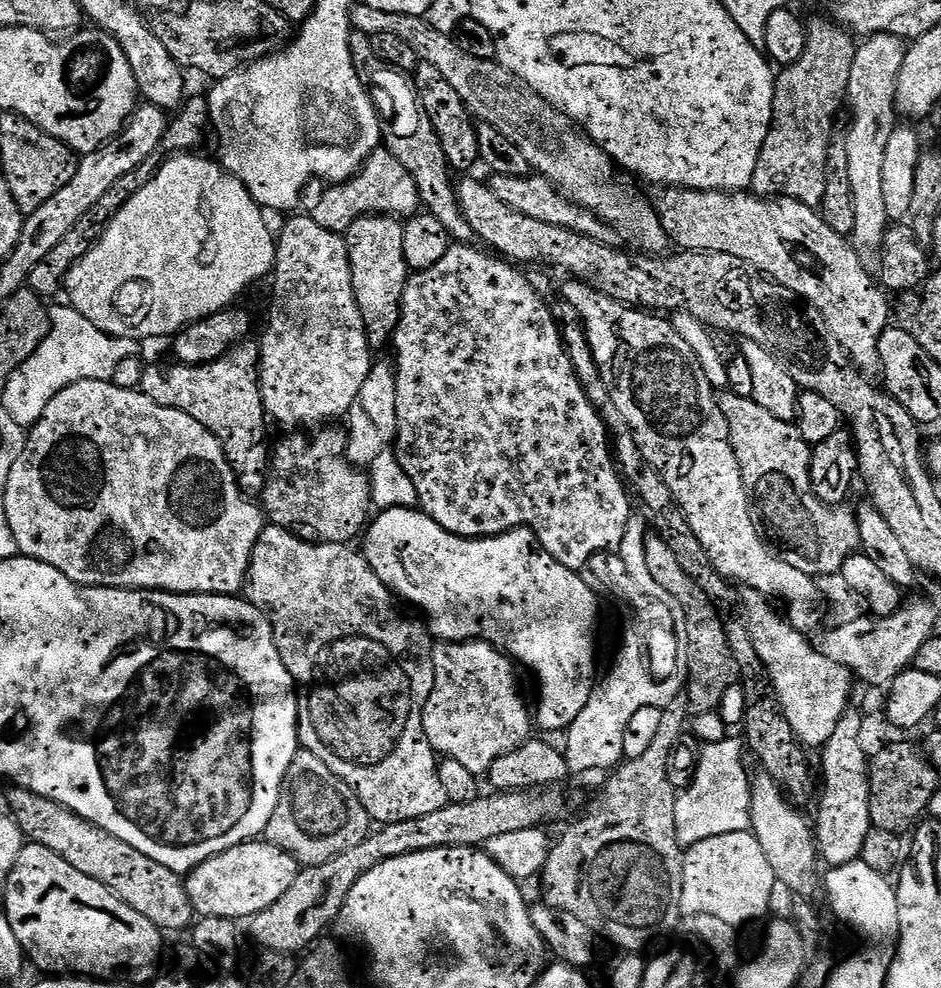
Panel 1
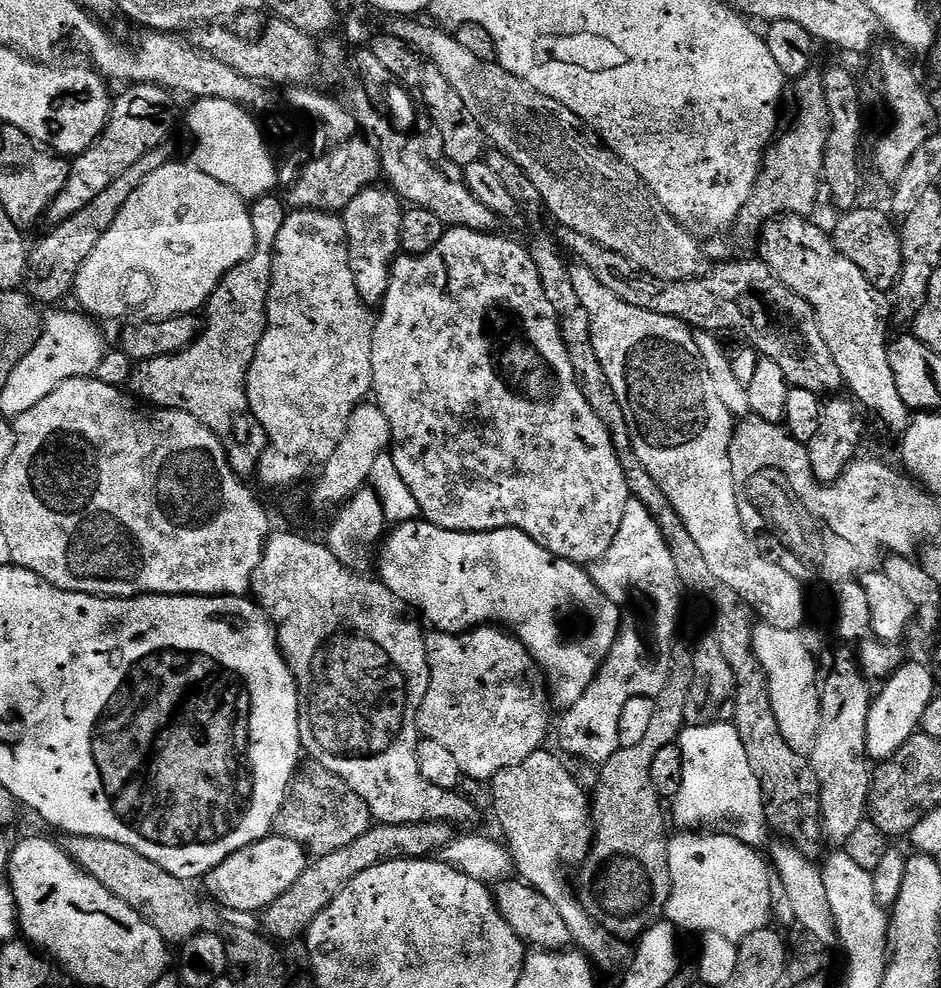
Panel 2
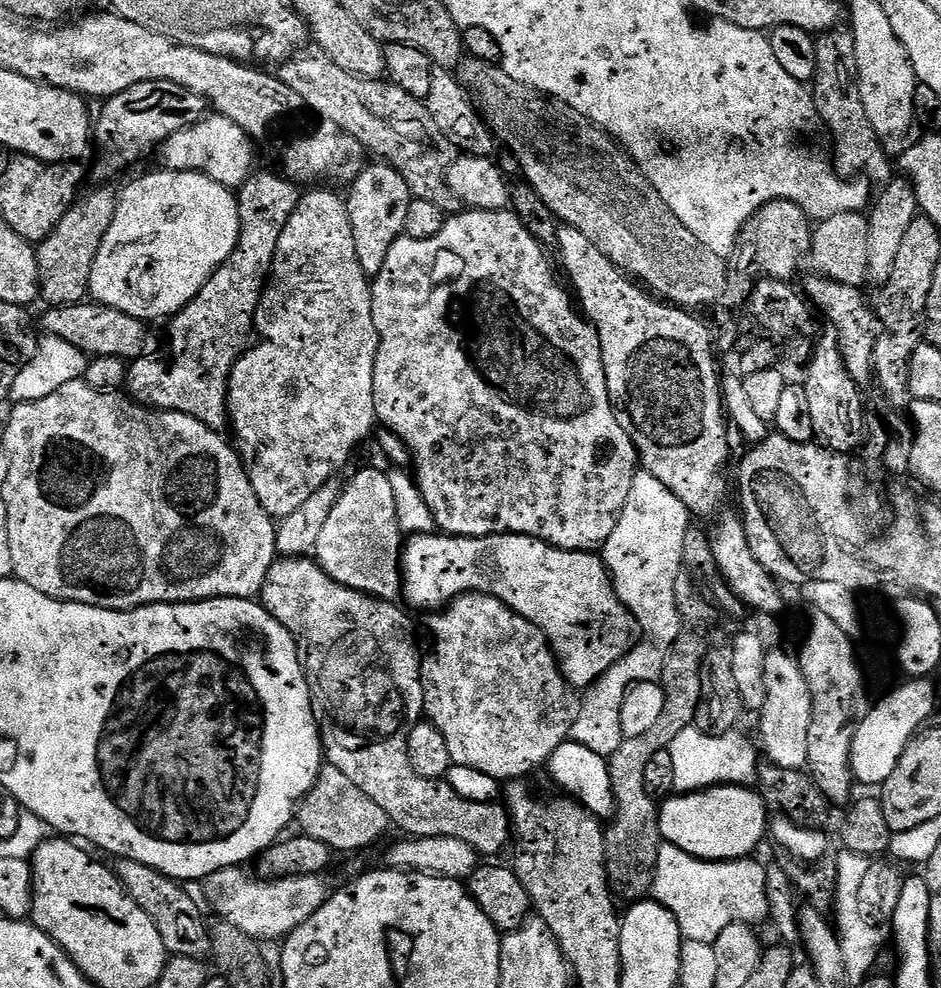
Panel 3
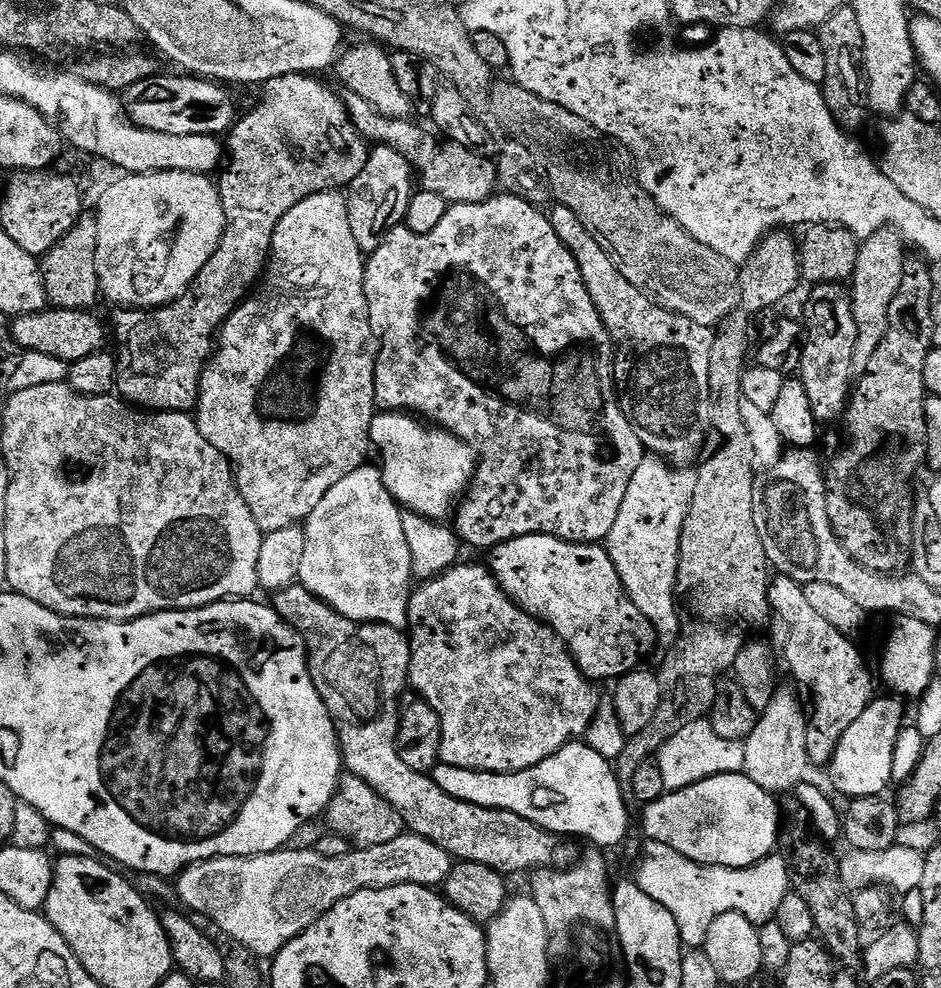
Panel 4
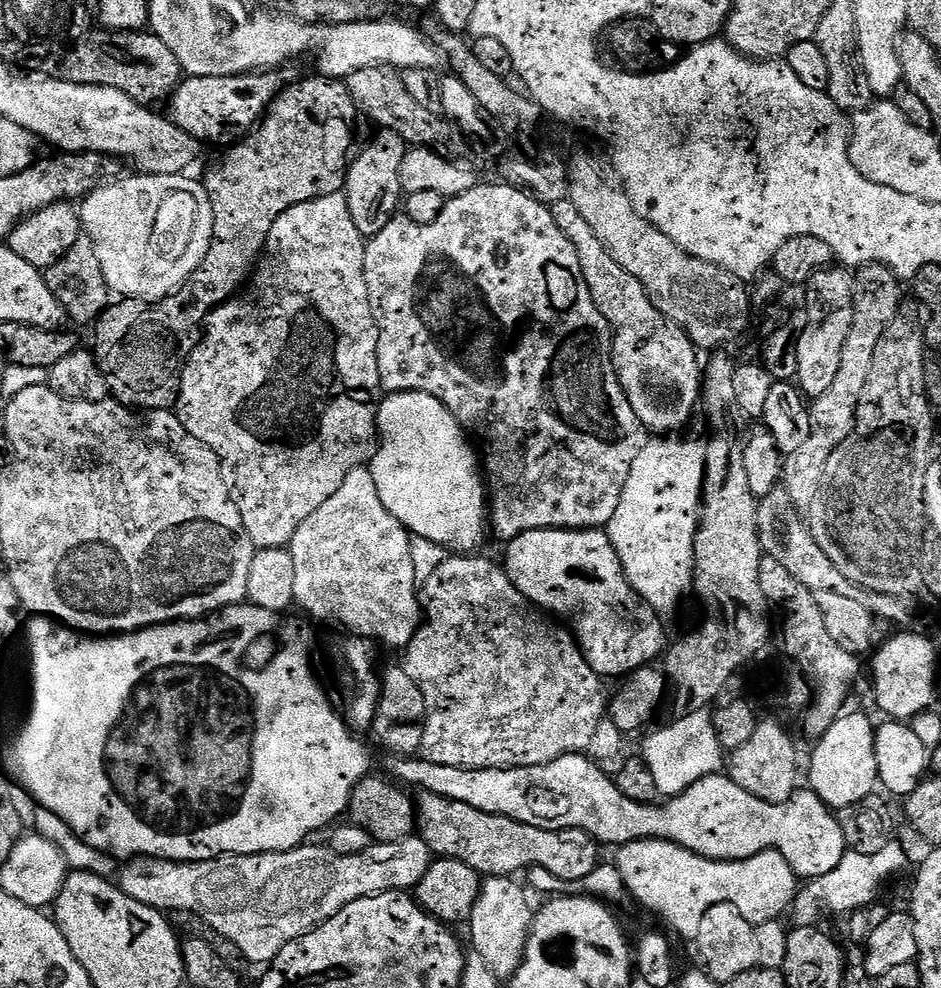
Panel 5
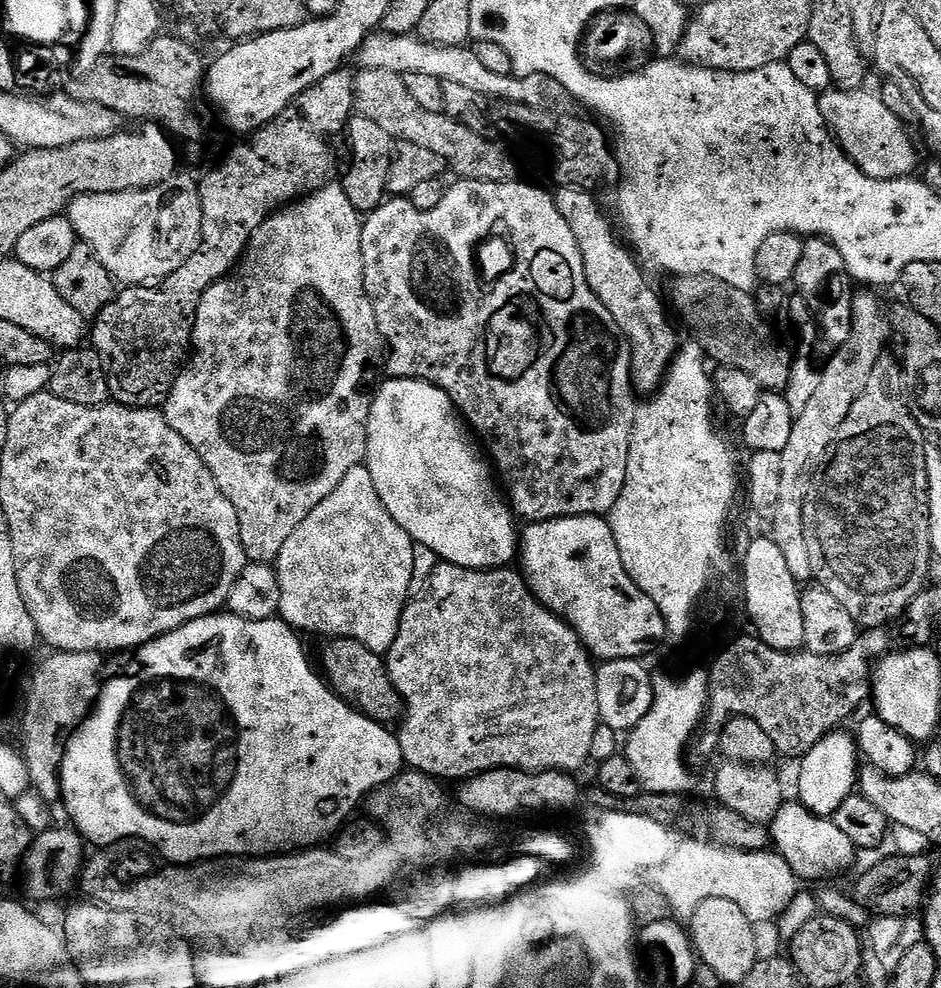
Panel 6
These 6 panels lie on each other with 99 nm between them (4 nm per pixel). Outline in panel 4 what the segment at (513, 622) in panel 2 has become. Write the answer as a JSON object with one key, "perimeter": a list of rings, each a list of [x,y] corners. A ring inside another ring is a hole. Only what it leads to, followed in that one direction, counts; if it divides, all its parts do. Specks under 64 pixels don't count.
{"perimeter":[[[523,536],[522,538],[514,538],[496,545],[487,553],[487,567],[492,569],[492,577],[500,583],[500,588],[513,602],[528,612],[536,620],[542,621],[553,628],[558,635],[564,639],[564,645],[570,650],[570,654],[574,658],[574,662],[582,670],[582,674],[593,682],[601,682],[600,680],[619,681],[620,677],[627,676],[629,672],[637,671],[641,667],[640,656],[644,656],[656,644],[657,629],[653,628],[652,623],[646,618],[646,614],[642,614],[642,610],[638,610],[638,606],[634,606],[634,602],[628,597],[624,590],[624,584],[618,578],[618,570],[614,570],[614,562],[608,557],[607,547],[600,544],[571,544],[565,540],[559,540],[553,536]]]}

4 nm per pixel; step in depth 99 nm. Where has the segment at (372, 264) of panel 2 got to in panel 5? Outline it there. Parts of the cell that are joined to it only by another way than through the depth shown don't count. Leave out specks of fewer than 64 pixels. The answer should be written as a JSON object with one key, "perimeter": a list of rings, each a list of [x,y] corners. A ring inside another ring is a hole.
{"perimeter":[[[380,128],[377,136],[359,152],[348,165],[348,177],[344,183],[344,197],[350,206],[350,218],[365,238],[376,236],[402,208],[402,158],[406,158],[409,145],[394,130]]]}

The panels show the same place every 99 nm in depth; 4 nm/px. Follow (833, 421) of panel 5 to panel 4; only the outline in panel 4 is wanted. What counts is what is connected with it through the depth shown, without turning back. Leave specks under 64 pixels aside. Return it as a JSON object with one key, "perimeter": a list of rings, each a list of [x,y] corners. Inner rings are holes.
{"perimeter":[[[891,228],[878,230],[870,238],[860,244],[858,262],[854,266],[854,274],[850,281],[852,294],[852,309],[856,323],[856,341],[852,358],[852,375],[860,377],[870,366],[870,357],[878,350],[882,338],[886,338],[886,330],[890,322],[890,302],[894,302],[894,294],[898,294],[898,286],[902,282],[906,245],[897,232]]]}

